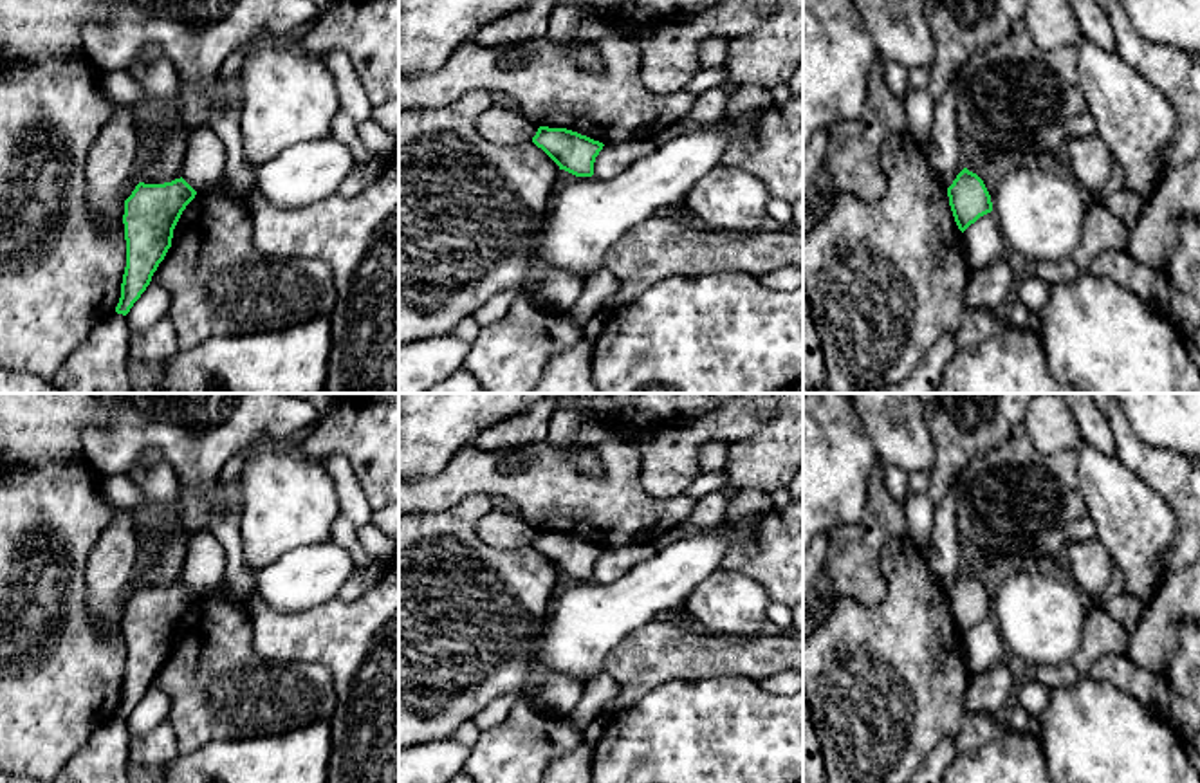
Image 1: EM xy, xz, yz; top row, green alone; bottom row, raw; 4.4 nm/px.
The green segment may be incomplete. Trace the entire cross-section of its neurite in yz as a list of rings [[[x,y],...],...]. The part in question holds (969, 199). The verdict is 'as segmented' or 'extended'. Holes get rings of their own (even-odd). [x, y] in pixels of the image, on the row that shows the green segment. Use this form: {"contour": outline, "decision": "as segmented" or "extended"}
{"contour": [[[967,168],[947,188],[947,197],[955,222],[962,233],[980,216],[992,211],[991,195],[983,180]]], "decision": "as segmented"}

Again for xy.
{"contour": [[[180,177],[164,184],[139,182],[125,200],[126,267],[117,314],[126,316],[171,247],[173,229],[197,191]]], "decision": "as segmented"}

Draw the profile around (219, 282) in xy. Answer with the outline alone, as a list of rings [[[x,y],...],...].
[[[213,189],[197,193],[182,211],[171,247],[152,276],[171,298],[168,316],[180,352],[213,336],[276,332],[330,316],[337,296],[330,265],[318,258],[267,256],[254,245],[253,233],[249,207]]]

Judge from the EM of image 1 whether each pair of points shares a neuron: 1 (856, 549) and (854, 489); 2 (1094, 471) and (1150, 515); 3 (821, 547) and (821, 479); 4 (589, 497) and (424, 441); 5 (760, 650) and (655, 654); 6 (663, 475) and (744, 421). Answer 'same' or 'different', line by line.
1: different
2: same
3: different
4: different
5: same
6: same

